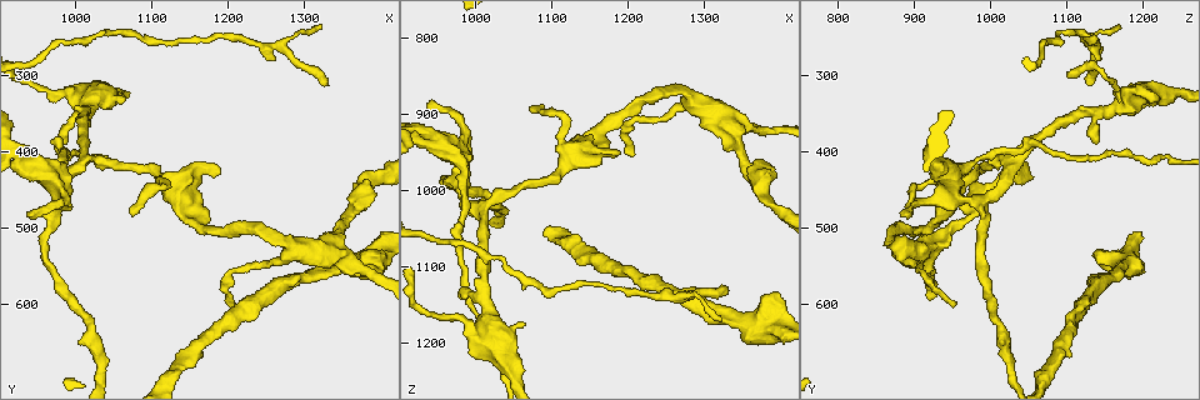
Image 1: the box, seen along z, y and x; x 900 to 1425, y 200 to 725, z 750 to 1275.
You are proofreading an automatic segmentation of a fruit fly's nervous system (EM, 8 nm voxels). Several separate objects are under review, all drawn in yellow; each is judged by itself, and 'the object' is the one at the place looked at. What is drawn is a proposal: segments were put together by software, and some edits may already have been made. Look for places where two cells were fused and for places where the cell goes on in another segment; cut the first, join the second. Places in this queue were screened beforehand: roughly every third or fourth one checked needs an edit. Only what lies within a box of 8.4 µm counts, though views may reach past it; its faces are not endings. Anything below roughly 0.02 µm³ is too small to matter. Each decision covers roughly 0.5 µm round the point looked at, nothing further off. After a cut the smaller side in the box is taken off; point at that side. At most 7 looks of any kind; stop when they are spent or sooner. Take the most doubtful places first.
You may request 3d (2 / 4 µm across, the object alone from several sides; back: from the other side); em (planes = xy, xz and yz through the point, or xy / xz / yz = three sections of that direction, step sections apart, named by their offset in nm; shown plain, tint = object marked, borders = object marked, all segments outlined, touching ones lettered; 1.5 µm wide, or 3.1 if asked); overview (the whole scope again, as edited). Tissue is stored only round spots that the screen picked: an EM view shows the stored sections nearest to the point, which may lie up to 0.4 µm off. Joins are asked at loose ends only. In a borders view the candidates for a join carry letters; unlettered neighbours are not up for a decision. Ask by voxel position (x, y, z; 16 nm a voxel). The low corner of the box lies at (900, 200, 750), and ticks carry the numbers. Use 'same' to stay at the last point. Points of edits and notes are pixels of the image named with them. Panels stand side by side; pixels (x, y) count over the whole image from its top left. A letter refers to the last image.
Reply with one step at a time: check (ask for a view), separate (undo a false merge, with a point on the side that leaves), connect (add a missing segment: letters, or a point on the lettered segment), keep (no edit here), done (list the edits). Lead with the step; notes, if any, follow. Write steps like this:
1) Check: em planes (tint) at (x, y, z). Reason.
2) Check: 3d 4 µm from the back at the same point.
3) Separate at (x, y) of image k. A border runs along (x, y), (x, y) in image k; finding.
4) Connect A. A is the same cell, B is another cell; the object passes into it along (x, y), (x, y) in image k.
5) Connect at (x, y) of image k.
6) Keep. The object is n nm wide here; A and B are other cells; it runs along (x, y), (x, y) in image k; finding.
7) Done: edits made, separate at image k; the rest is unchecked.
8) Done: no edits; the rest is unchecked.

Check: em xz step 8 (borders) at (1330, 310, 1135). Thin end.

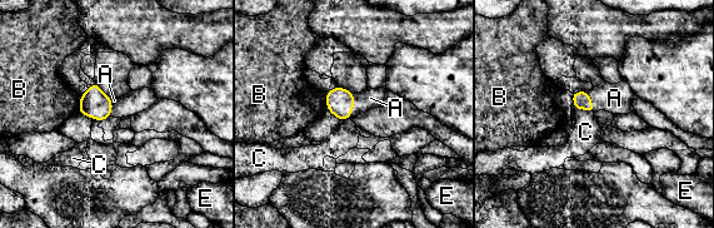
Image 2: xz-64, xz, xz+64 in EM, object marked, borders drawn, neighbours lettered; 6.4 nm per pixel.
Check: em planes (borders) at the same point. Another direction.

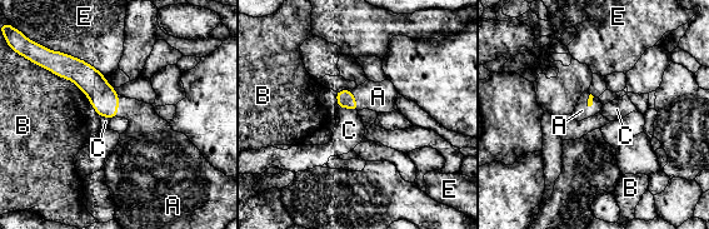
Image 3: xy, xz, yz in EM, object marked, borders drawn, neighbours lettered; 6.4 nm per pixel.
Connect A. The longest contact is with B, 500 nm; A is the same cell, B, C and E are other cells; it goes on there.

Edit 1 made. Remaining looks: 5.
Check: em yz step 4 (tint) at (1000, 425, 1025).

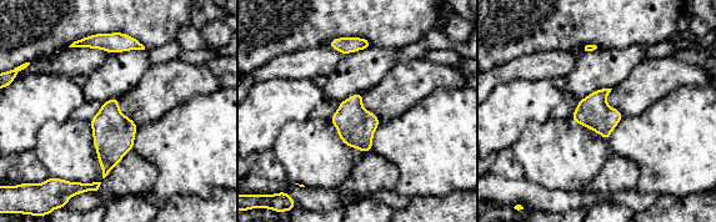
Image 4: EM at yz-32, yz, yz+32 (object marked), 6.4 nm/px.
Check: em planes (borders) at the same point.

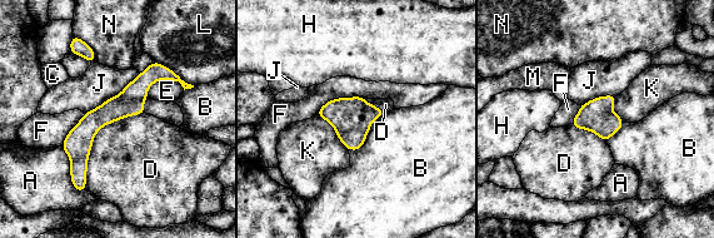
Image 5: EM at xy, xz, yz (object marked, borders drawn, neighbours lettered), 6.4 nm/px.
Keep. A, B, C, D, E, F, H, J, K, L, M and N are other cells; it runs along (171, 74), (151, 74), (79, 139), (80, 179) in image 5; continuous, no second cell.

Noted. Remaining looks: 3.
Check: em yz step 4 (borders) at (1040, 325, 1235). Sudden change in width.

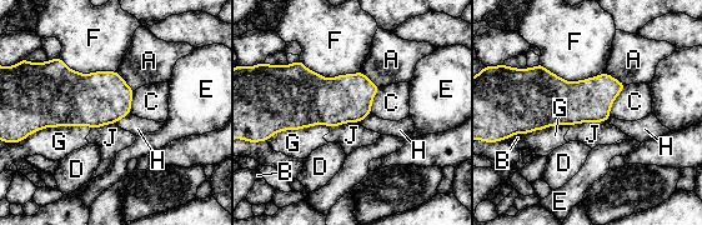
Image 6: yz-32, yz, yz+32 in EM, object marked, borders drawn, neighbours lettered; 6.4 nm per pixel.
Keep. The longest contact is with F, 420 nm; A, B, C, D, E, F, G, H and J are other cells; a border runs along (116, 71), (134, 90) in image 6; all the same cell.

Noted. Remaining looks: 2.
Done: edits made, connect at image 3; the rest is unchecked.

